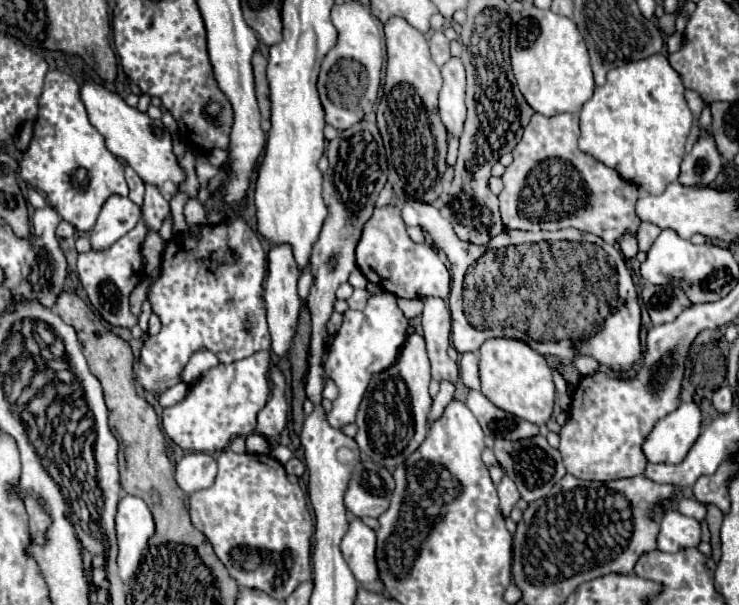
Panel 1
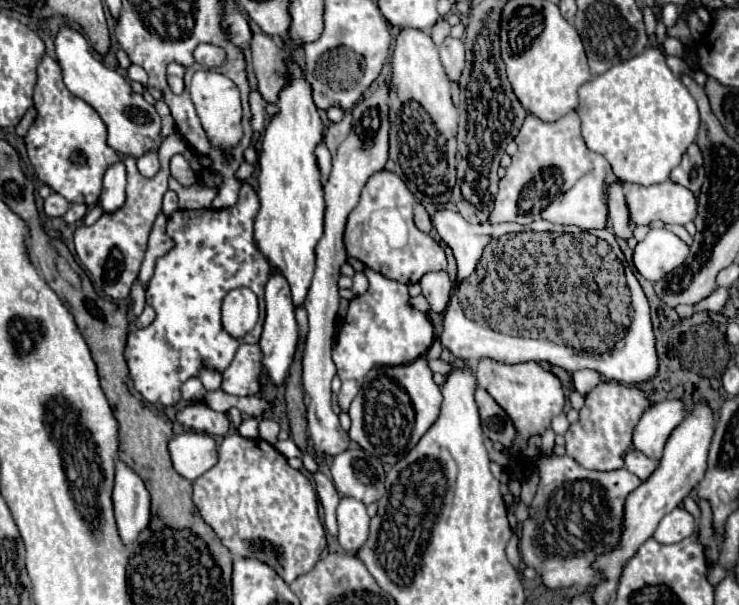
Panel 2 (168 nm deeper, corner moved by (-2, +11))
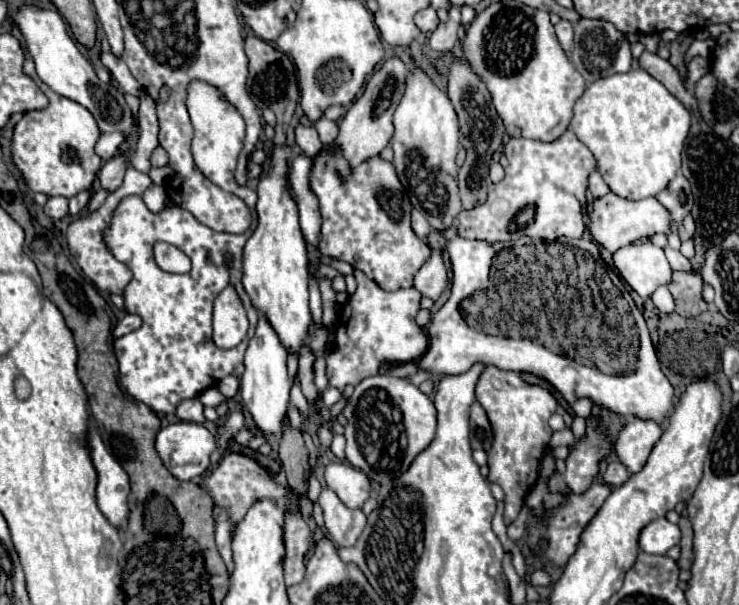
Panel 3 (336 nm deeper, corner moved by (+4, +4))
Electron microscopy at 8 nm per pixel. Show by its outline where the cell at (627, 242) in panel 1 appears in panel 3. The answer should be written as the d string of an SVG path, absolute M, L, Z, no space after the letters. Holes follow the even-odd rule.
M599 171L591 173L591 177L589 177L589 191L591 191L591 195L593 195L595 199L601 199L603 195L607 195L607 193L611 191L611 189L607 187L607 183L601 179Z

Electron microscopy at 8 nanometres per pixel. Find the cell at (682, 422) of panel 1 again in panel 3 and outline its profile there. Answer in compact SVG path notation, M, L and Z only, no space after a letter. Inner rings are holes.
M633 419L621 429L615 441L615 453L631 473L639 473L643 469L643 463L647 463L653 445L659 441L661 435L663 429L657 421Z

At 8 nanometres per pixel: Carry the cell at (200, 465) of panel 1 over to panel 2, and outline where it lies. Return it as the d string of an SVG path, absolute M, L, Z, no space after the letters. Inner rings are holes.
M185 430L169 440L173 468L187 480L197 480L213 464L217 464L217 444L205 432Z

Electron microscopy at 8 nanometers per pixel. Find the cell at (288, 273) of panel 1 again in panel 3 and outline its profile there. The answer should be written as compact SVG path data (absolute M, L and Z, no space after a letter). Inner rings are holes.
M259 315L259 325L255 337L249 341L245 351L245 373L241 375L241 397L243 407L253 415L257 429L263 433L281 433L281 423L287 415L289 405L289 377L287 377L287 349L279 343L279 335L263 315Z

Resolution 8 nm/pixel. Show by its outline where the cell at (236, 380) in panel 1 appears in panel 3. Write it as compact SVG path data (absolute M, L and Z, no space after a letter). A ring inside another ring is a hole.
M227 375L223 377L219 383L217 383L217 389L227 397L227 399L233 399L239 391L239 379L233 377L233 375Z

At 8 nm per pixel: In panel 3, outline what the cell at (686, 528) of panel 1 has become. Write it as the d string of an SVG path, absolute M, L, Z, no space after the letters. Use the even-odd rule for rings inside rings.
M659 517L651 521L639 535L639 547L645 553L665 555L673 545L677 545L681 539L679 525L669 523L665 517Z

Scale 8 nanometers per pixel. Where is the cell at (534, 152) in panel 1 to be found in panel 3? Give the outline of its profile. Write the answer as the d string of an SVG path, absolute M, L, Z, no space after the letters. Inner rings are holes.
M567 129L551 143L511 137L505 145L509 167L505 177L489 187L489 197L479 209L459 213L459 235L485 241L515 241L523 235L555 241L559 237L583 237L585 203L591 171L597 171L595 157Z

